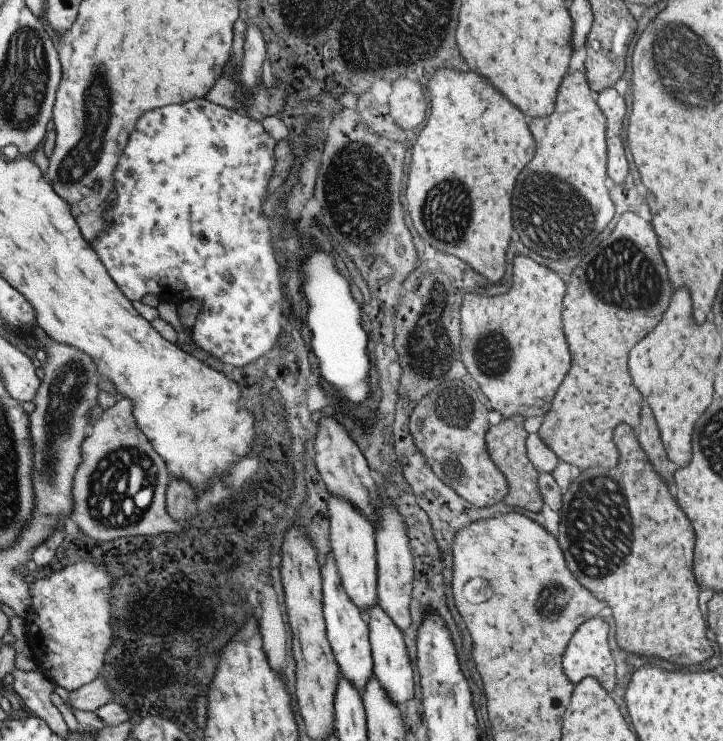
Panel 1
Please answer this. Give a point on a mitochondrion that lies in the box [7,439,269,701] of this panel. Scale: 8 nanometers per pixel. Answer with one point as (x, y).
(124, 470)

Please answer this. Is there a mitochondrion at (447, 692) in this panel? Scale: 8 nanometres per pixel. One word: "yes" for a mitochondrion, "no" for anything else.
yes

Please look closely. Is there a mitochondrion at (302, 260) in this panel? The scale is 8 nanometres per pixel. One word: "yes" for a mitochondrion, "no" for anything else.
no

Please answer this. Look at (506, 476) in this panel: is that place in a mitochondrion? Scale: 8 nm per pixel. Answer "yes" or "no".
no

